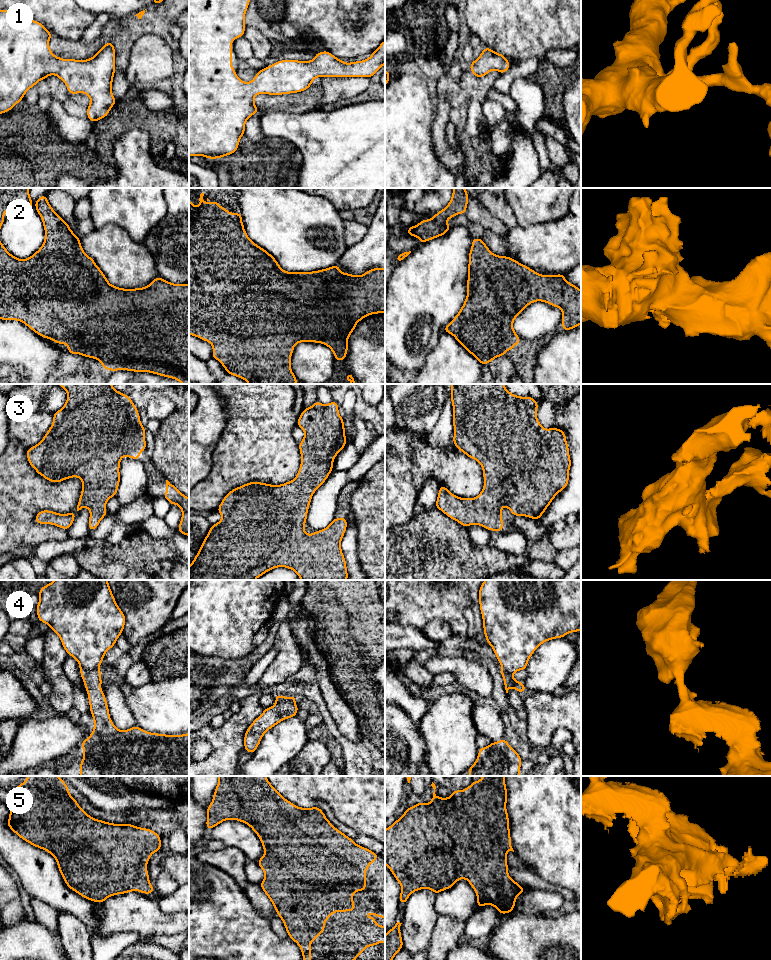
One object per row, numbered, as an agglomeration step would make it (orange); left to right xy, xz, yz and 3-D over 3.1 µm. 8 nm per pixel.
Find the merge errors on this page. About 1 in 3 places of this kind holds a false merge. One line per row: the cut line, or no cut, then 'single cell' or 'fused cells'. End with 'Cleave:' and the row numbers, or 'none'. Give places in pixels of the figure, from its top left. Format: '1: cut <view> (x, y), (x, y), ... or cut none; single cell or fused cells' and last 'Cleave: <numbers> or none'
1: cut none; single cell
2: cut none; single cell
3: cut none; single cell
4: cut xy (98, 666), (92, 669), (80, 668); fused cells
5: cut none; single cell
Cleave: 4

